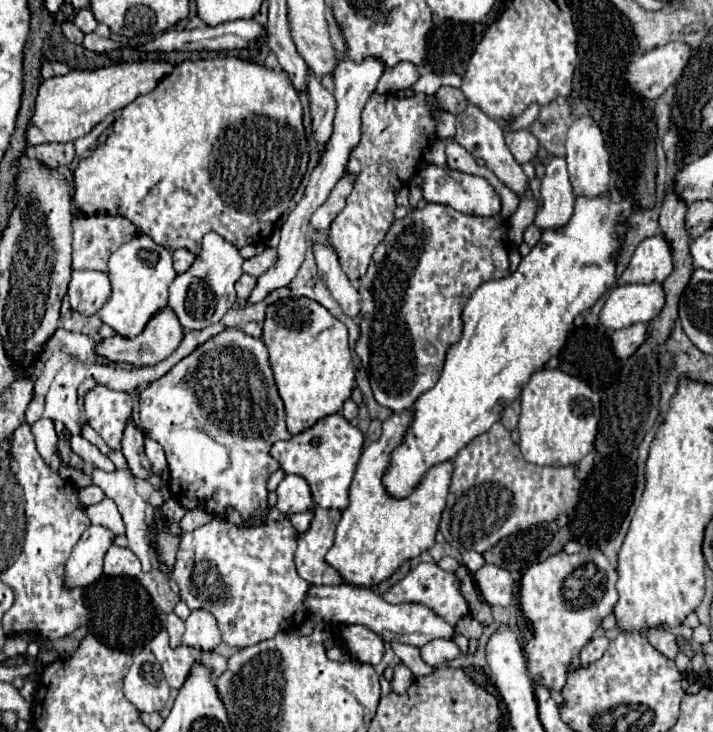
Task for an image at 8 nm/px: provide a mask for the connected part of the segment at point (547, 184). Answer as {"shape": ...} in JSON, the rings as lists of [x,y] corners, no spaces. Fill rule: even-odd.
{"shape":[[[554,156],[546,166],[546,176],[542,178],[538,214],[534,224],[544,228],[560,228],[572,216],[574,194],[568,176],[568,166],[564,156]]]}

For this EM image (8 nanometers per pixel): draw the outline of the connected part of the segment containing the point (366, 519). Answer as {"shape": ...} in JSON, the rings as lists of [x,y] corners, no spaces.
{"shape":[[[412,408],[404,412],[392,412],[392,416],[382,424],[380,438],[370,442],[370,446],[364,448],[358,460],[356,474],[350,486],[350,506],[342,510],[342,518],[336,528],[334,546],[326,554],[326,562],[332,564],[348,584],[364,586],[364,588],[372,584],[380,584],[404,560],[416,558],[418,554],[434,546],[440,514],[446,506],[454,460],[446,460],[428,468],[422,482],[406,498],[390,496],[382,482],[384,472],[390,466],[392,450],[404,440],[412,420],[414,420]]]}

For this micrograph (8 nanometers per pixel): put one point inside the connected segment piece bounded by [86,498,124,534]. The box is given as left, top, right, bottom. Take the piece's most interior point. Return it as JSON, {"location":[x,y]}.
{"location":[109,516]}

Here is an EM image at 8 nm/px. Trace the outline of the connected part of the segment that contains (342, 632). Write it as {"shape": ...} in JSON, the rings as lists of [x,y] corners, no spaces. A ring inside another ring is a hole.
{"shape":[[[346,624],[334,630],[334,634],[340,636],[346,644],[346,650],[364,664],[376,666],[384,656],[384,640],[366,626]]]}

